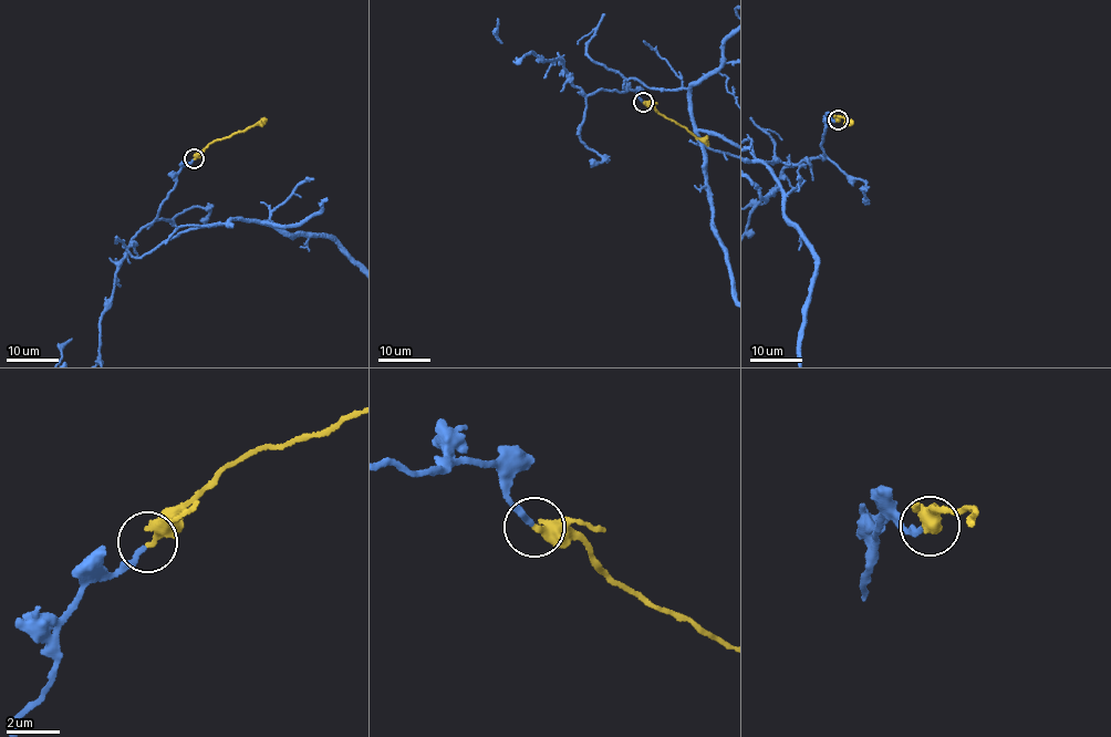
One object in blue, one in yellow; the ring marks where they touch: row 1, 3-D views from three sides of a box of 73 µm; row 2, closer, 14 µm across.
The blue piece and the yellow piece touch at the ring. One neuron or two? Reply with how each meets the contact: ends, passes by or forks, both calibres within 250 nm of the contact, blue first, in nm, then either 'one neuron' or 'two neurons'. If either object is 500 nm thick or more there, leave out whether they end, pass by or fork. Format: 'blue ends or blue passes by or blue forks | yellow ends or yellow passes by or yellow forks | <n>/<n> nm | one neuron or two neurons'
blue ends | yellow ends | 200/360 nm | one neuron

